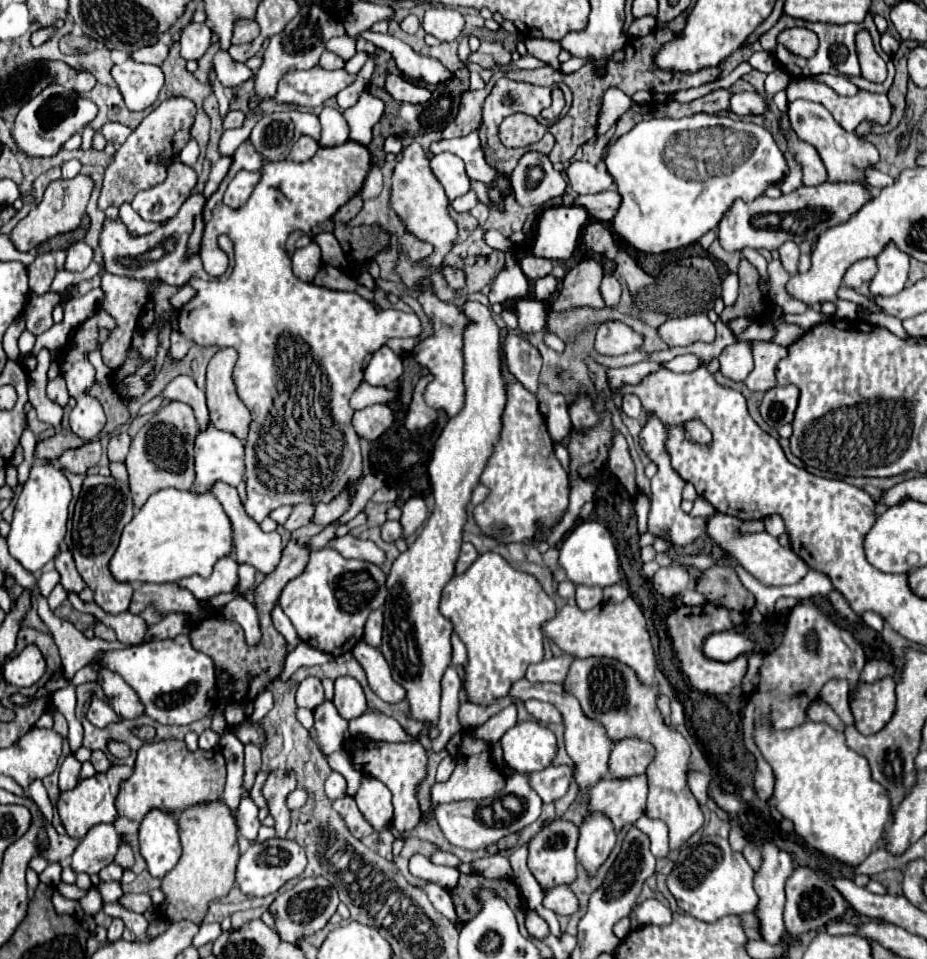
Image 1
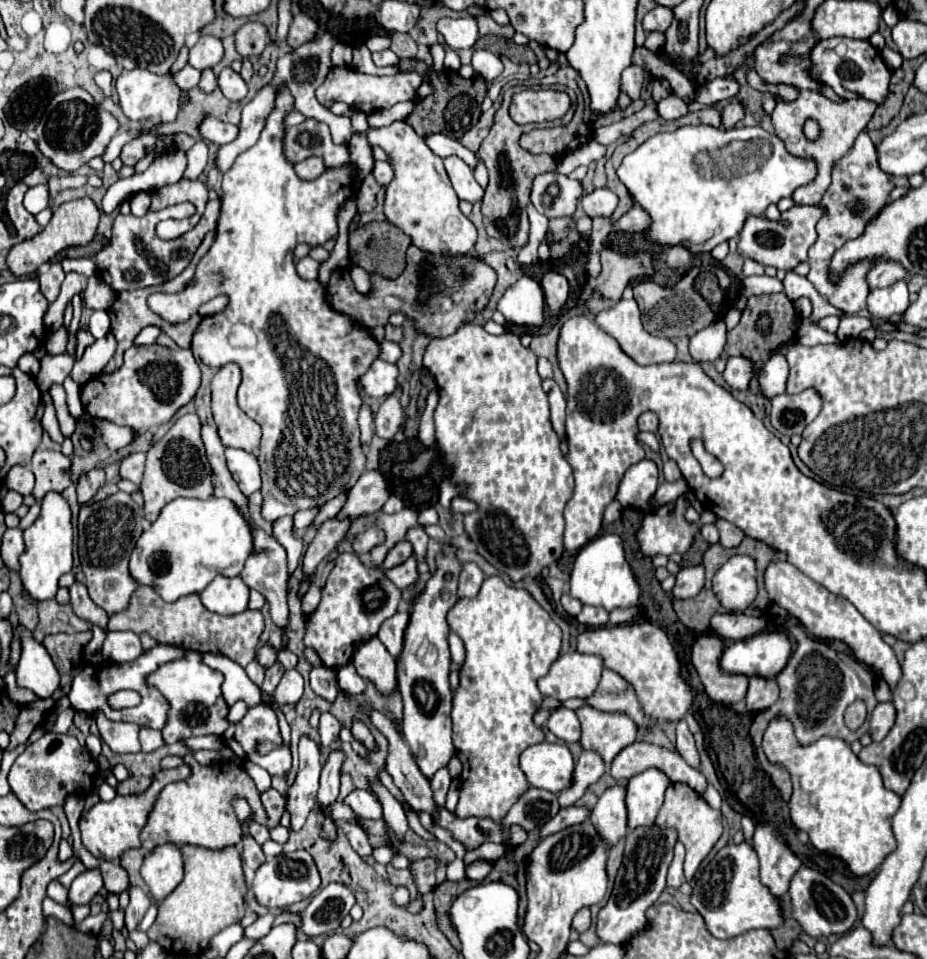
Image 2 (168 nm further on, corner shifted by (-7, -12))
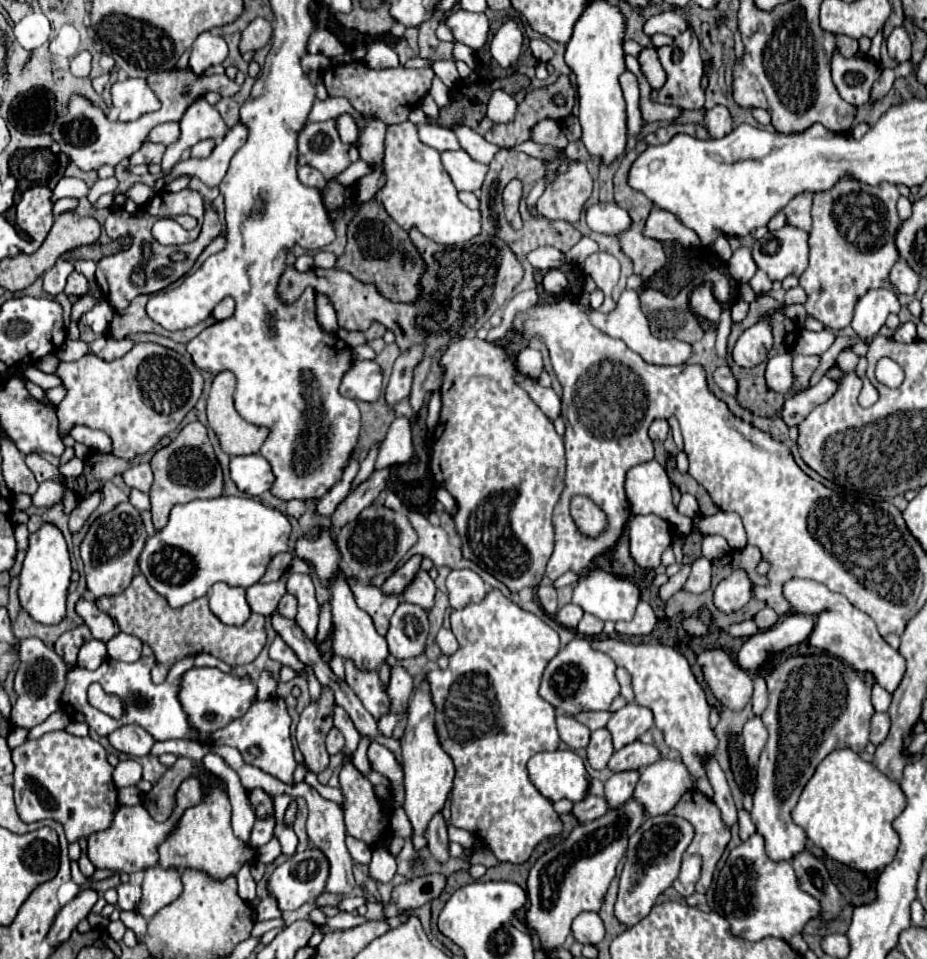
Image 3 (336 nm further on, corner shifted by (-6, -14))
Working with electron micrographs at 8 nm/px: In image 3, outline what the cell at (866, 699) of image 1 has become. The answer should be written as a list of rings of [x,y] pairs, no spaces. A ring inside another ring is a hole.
[[[875,712],[873,718],[871,718],[871,738],[869,738],[871,744],[879,746],[879,744],[887,738],[887,734],[889,734],[889,726],[891,726],[889,716],[887,716],[887,714],[879,714],[879,712]]]

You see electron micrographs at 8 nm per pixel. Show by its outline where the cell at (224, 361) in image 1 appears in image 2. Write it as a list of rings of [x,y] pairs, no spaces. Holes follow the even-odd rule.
[[[226,364],[216,372],[216,376],[212,378],[212,412],[214,412],[214,422],[218,426],[218,434],[220,434],[220,440],[224,446],[240,448],[240,450],[246,450],[250,454],[256,454],[262,430],[252,418],[248,418],[240,410],[240,406],[236,402],[236,390],[240,386],[240,374],[242,372],[240,372],[238,364]]]

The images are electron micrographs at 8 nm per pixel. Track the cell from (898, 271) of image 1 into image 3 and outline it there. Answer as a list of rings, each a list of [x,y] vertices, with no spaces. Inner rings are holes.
[[[871,290],[857,302],[851,328],[861,340],[871,340],[881,330],[887,316],[897,314],[899,308],[897,294],[891,290]]]

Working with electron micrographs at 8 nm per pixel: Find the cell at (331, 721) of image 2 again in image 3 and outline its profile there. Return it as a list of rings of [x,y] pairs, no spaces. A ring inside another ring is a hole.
[[[333,728],[333,730],[327,734],[327,752],[329,752],[329,754],[339,754],[339,752],[343,750],[343,746],[345,746],[343,734],[339,734],[339,730]]]

